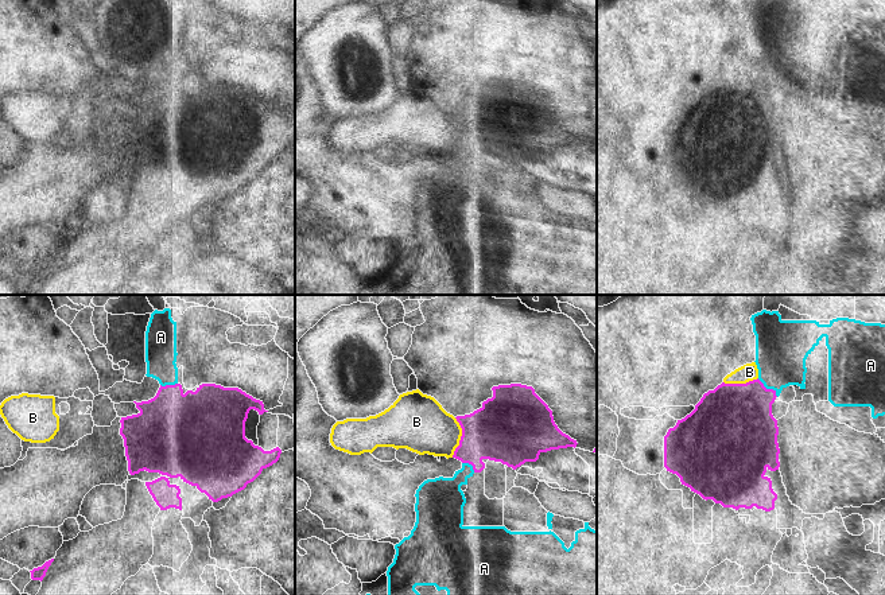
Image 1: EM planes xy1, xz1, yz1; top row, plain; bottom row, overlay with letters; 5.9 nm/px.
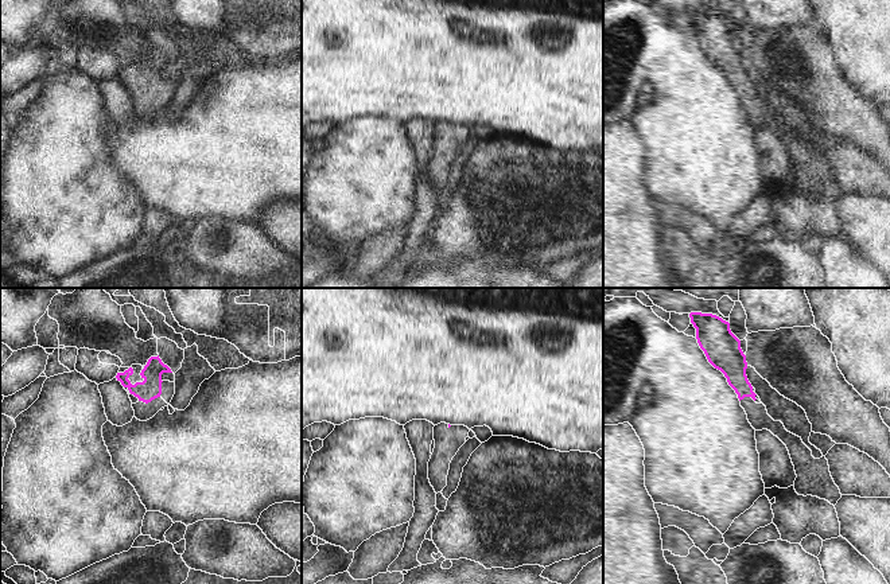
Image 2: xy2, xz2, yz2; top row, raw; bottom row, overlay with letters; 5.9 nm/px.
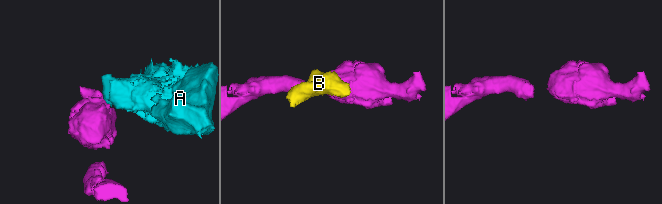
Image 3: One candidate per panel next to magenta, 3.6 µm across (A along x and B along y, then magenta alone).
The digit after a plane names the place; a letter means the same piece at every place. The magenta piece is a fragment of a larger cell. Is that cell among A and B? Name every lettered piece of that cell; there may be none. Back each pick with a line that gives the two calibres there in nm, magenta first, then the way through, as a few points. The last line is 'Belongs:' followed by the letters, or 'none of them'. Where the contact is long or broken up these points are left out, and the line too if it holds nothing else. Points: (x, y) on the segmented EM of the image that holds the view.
Belongs: none of them

